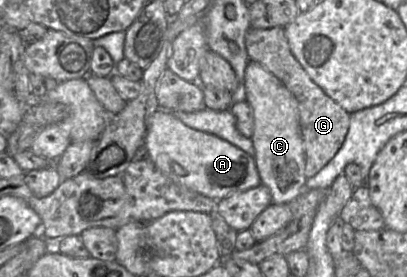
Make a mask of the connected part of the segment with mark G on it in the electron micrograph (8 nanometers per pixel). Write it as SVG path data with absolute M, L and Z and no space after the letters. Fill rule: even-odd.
M283 27L253 28L245 35L248 57L275 75L298 101L305 150L305 176L315 176L342 147L350 125L350 114L331 99L308 75L293 55Z

